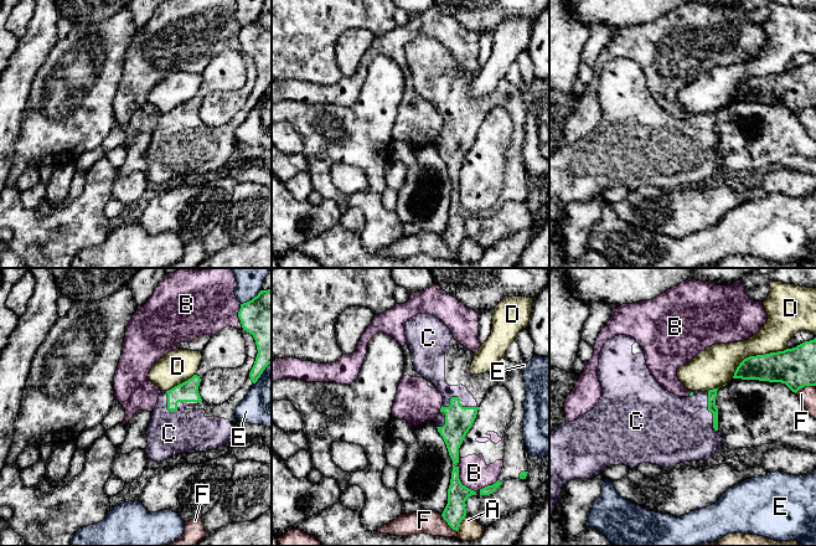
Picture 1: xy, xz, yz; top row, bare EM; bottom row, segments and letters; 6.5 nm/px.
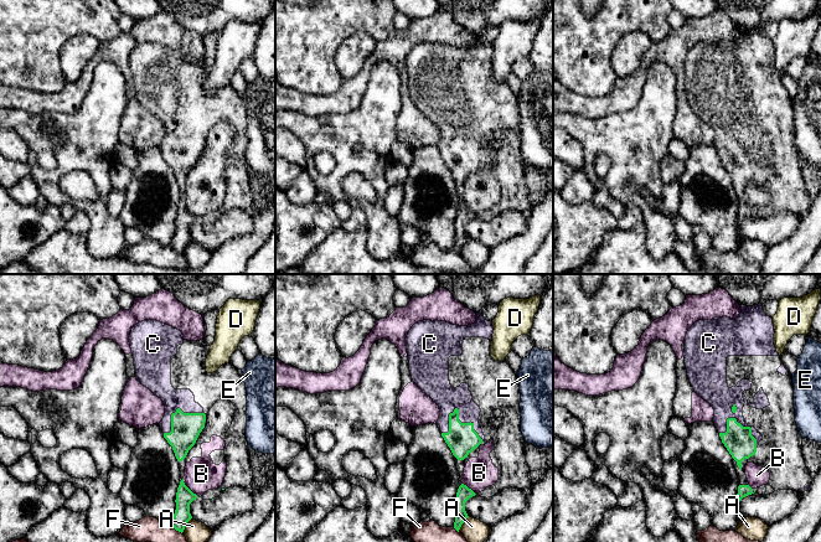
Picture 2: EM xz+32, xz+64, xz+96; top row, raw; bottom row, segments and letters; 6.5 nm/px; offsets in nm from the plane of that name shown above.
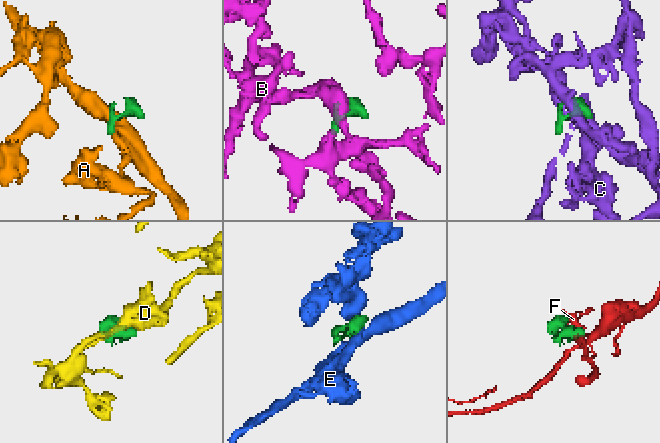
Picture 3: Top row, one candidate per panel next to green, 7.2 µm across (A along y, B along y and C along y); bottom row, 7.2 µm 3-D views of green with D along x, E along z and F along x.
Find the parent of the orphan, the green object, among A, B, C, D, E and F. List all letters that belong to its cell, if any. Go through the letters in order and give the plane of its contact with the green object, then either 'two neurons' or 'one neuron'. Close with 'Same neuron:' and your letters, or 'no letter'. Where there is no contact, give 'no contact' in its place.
A: xz | two neurons
B: xz | two neurons
C: xy | one neuron
D: yz | two neurons
E: xy | two neurons
F: yz | two neurons
Same neuron: C

